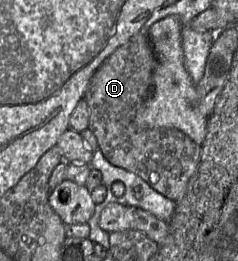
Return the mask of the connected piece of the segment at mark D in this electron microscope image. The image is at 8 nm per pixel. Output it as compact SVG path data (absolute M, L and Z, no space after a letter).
M146 31L134 35L110 55L93 75L84 97L89 108L88 129L95 135L98 148L109 163L135 173L157 192L177 203L184 197L189 180L199 165L201 146L178 129L142 129L135 124L138 109L151 93L156 65L156 56Z

